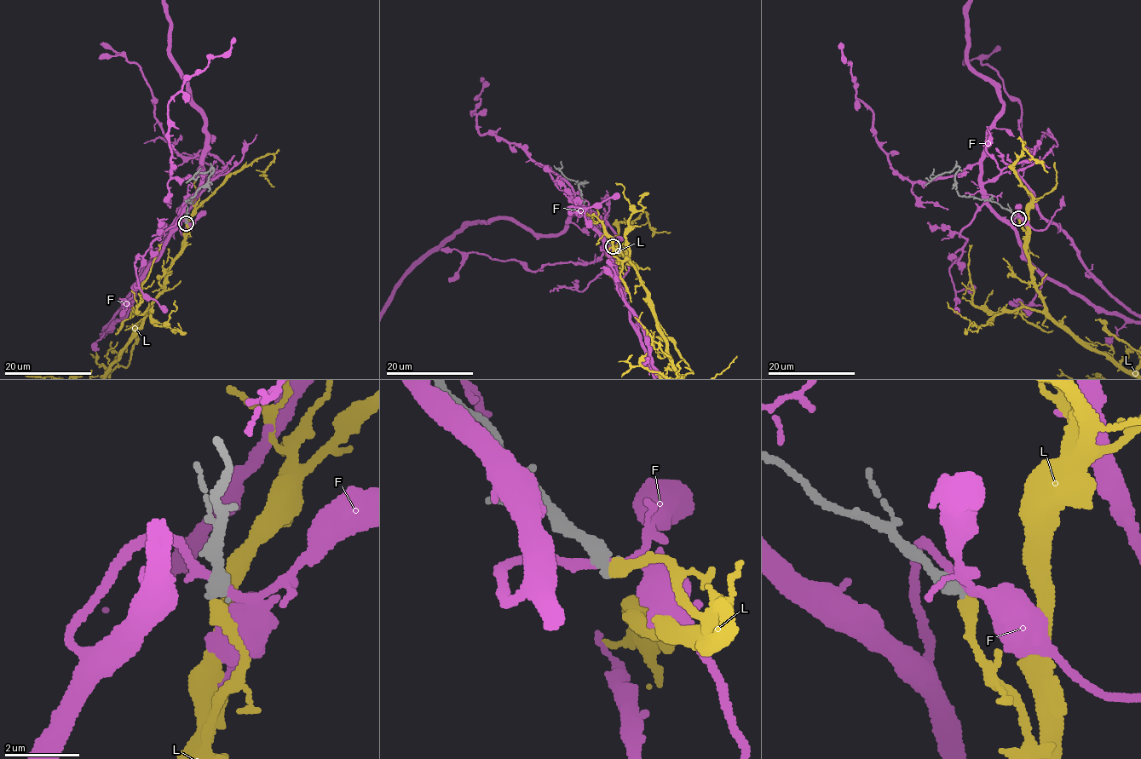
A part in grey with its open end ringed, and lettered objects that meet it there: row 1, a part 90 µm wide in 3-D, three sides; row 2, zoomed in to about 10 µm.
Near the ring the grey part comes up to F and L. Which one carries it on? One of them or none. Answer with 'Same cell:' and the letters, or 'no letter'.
Same cell: no letter

